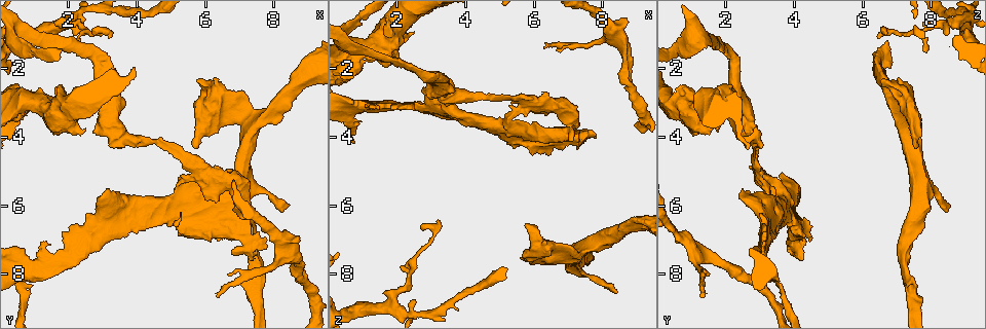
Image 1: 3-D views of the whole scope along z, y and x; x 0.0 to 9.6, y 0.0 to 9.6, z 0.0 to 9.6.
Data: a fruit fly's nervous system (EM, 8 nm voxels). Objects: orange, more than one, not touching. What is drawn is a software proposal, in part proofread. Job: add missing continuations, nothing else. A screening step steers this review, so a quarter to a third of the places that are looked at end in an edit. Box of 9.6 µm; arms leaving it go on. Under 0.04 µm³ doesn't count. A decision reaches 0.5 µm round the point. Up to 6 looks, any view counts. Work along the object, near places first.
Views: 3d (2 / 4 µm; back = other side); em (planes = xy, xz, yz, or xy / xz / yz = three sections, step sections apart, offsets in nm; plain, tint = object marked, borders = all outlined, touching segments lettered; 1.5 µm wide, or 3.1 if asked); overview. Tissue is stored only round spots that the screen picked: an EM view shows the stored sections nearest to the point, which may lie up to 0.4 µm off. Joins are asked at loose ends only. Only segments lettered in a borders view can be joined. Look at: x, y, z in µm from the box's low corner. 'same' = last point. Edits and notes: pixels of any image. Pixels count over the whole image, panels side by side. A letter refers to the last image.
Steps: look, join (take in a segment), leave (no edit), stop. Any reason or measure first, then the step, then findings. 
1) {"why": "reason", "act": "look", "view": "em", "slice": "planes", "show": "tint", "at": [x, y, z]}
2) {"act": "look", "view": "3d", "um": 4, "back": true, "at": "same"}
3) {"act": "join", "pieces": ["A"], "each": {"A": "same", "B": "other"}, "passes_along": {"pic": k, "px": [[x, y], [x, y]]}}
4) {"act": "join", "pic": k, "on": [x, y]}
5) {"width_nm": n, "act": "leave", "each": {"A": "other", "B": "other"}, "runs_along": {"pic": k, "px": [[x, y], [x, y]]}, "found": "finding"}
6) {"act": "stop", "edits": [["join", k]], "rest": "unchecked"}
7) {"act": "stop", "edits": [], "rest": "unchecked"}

{"why": "free end", "act": "look", "view": "em", "slice": "planes", "show": "borders", "at": [8.85, 1.75, 6.35]}

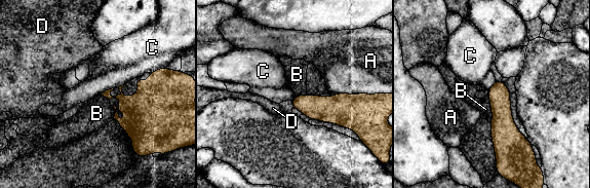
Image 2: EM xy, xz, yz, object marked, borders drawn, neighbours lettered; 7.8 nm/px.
{"act": "leave", "each": {"A": "other", "B": "other", "C": "other", "D": "other"}, "found": "none of them fits"}

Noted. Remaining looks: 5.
{"why": "tapers out", "act": "look", "view": "em", "slice": "xy", "step": 8, "show": "borders", "at": [8.40, 6.05, 8.50]}

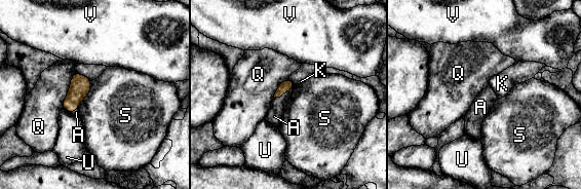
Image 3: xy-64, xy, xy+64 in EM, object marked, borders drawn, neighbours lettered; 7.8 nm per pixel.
{"act": "join", "pieces": ["A"], "each": {"A": "same", "K": "other", "Q": "other", "S": "other", "U": "other", "V": "other"}, "found": "the neuron continues"}

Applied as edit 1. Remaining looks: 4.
{"act": "look", "view": "overview"}

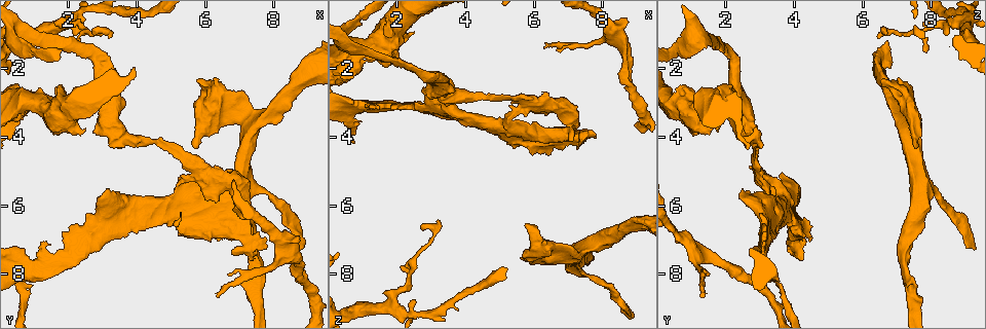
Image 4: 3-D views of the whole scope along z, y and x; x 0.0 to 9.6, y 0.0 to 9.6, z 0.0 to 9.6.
{"why": "an open end", "act": "look", "view": "3d", "um": 2, "at": [7.05, 6.45, 3.65]}

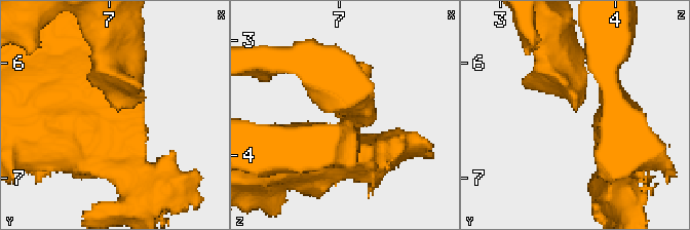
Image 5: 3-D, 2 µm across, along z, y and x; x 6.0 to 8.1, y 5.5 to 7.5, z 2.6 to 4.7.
{"act": "look", "view": "em", "slice": "planes", "show": "borders", "at": [7.08, 6.40, 3.68]}

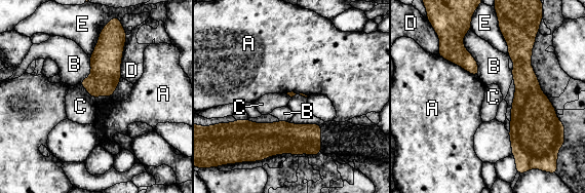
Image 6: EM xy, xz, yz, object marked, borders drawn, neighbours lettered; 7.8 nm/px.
{"longest_contact_nm": ["A", 380], "act": "leave", "each": {"A": "other", "B": "other", "C": "other", "D": "other", "E": "other"}, "found": "no lettered segment goes on from it"}

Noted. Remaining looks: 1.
{"act": "stop", "edits": [["join", 3]], "rest": "unchecked"}

